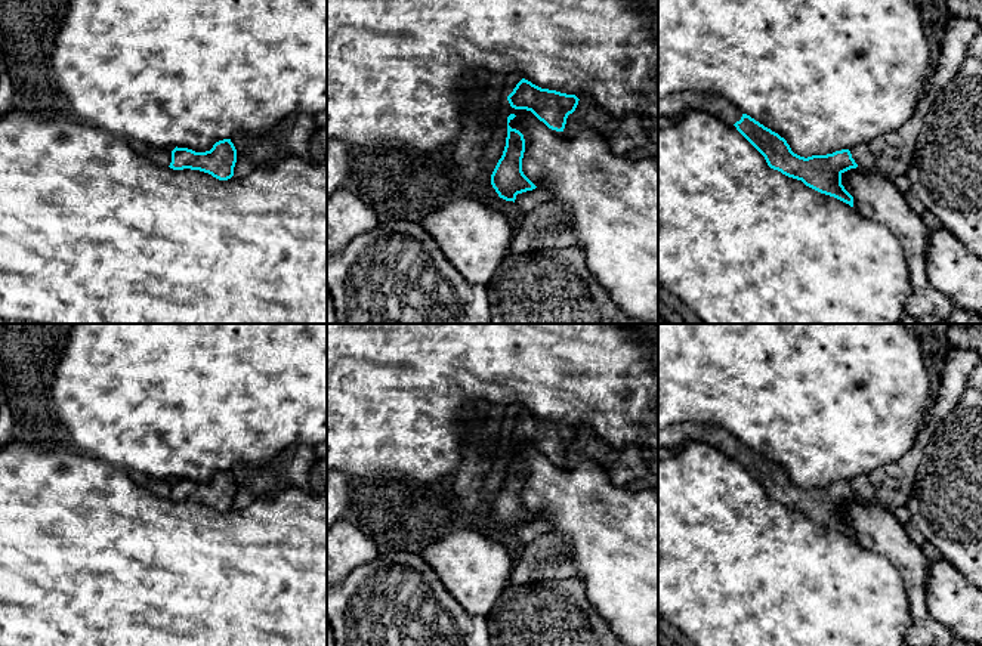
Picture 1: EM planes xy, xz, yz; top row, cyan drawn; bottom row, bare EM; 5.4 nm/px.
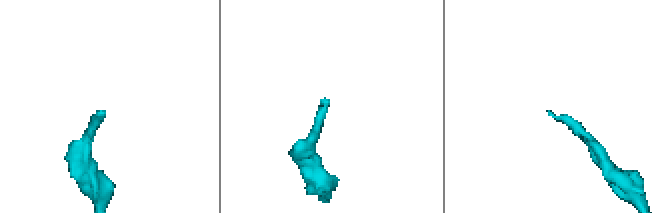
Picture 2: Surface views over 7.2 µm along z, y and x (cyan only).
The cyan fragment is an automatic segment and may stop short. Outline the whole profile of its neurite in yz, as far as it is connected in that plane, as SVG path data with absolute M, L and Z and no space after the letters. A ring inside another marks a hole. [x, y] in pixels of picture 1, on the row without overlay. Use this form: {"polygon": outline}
{"polygon": "M685 421L658 430L658 448L677 448L691 441L705 442L729 455L765 488L768 497L802 511L806 517L834 528L853 538L853 528L842 516L842 506L858 495L849 480L827 486L800 488L784 469L744 445L726 429L716 424Z"}

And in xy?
{"polygon": "M231 470L219 472L210 482L195 483L188 479L175 479L172 482L170 500L173 501L200 501L219 511L228 511L234 507L237 494L237 480Z"}

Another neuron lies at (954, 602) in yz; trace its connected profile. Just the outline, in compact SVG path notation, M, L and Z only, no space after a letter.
M947 559L930 562L929 612L960 640L982 646L982 590Z

